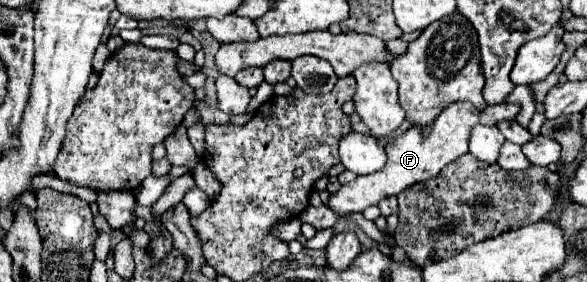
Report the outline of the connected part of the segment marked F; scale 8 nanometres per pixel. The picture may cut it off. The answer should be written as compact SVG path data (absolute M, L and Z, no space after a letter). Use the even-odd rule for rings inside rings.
M456 101L448 105L432 123L430 131L424 133L420 125L410 127L406 133L398 135L392 139L384 149L386 149L386 165L370 175L358 175L354 181L342 185L336 193L330 195L328 207L336 215L350 215L350 213L362 213L370 205L378 205L380 199L398 195L404 191L408 185L420 183L420 181L430 181L440 173L444 165L450 161L456 161L456 157L468 153L468 133L472 125L482 123L482 125L496 125L500 121L514 121L516 113L520 111L518 105L512 103L500 103L500 105L488 105L486 109L476 109L470 101Z

